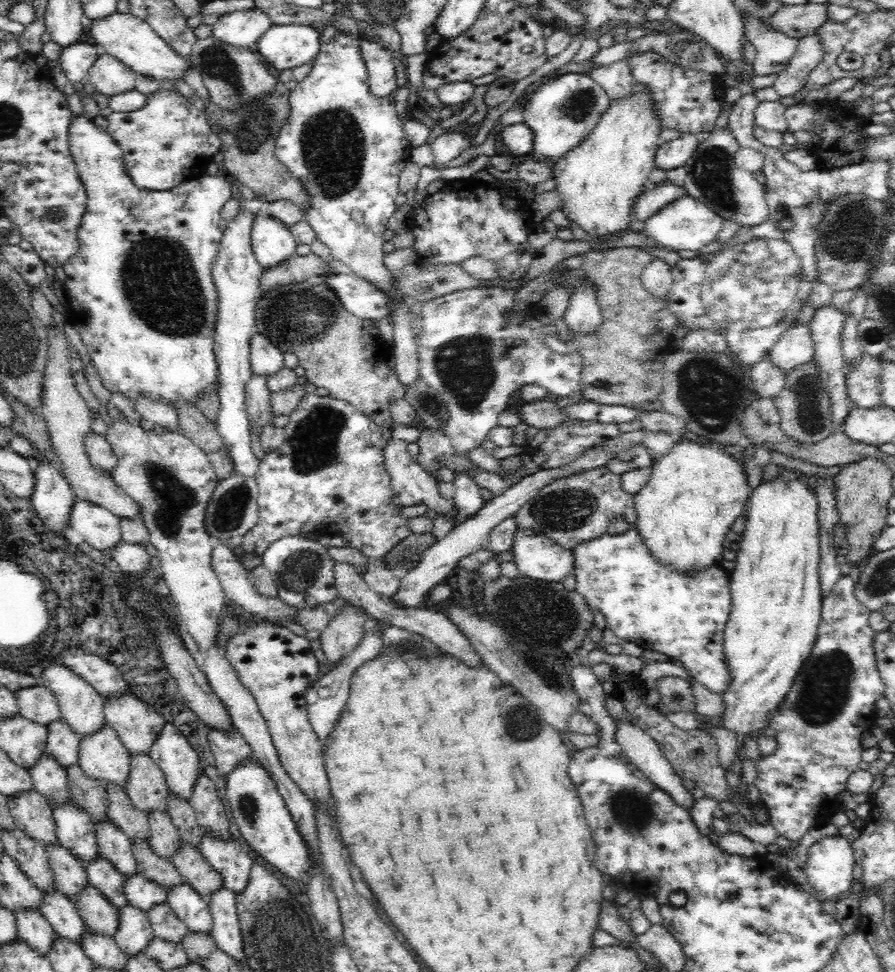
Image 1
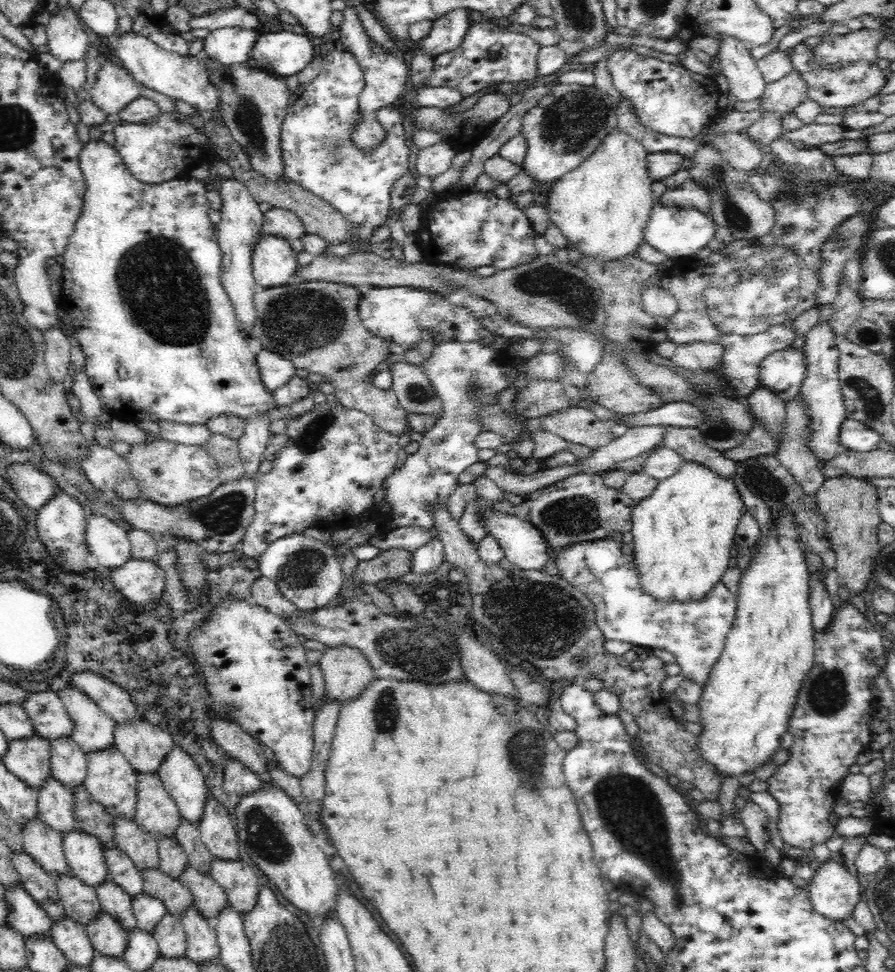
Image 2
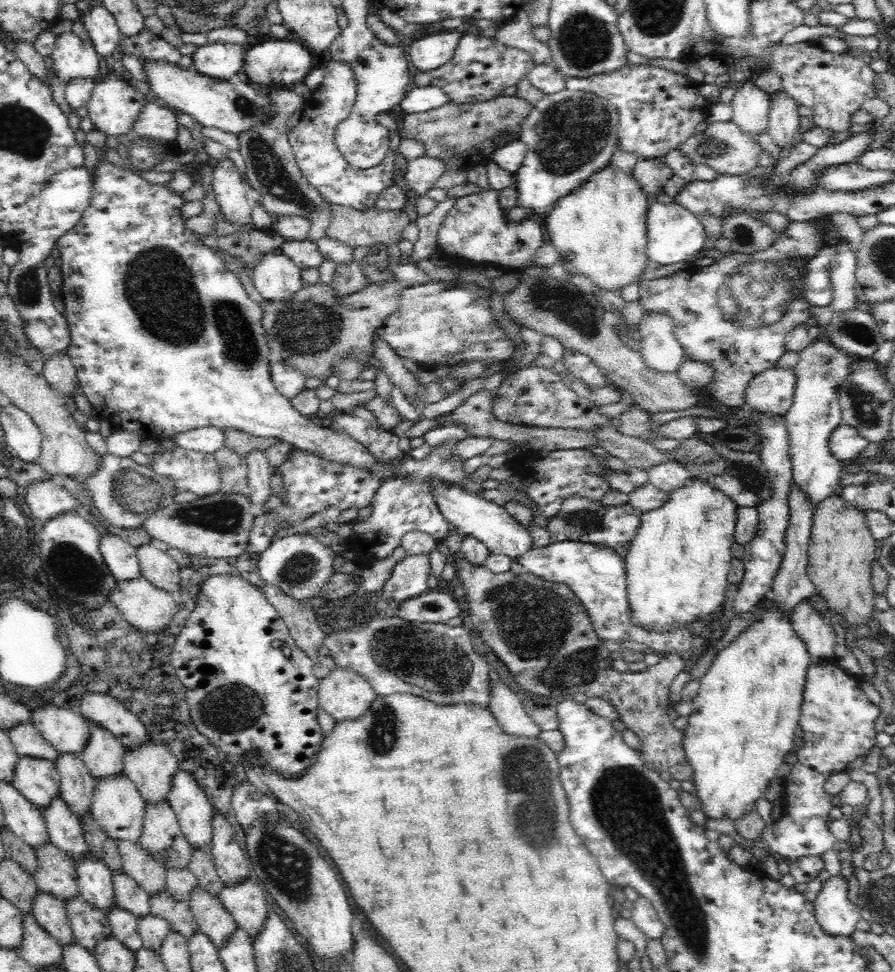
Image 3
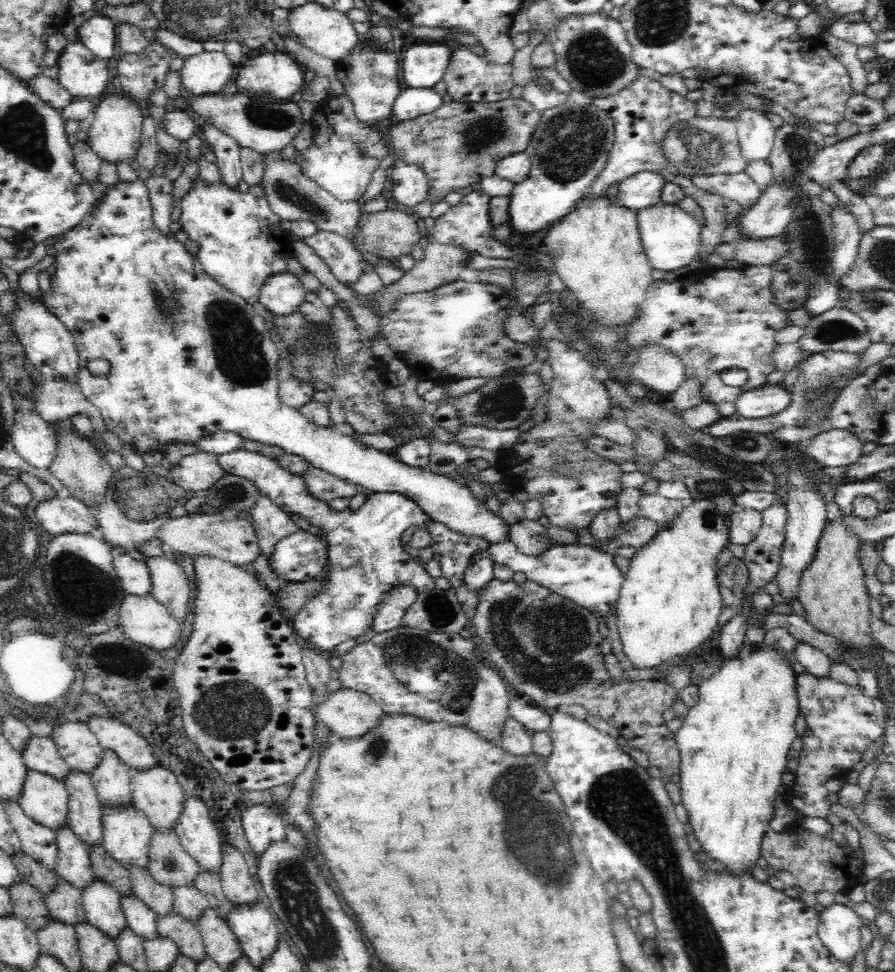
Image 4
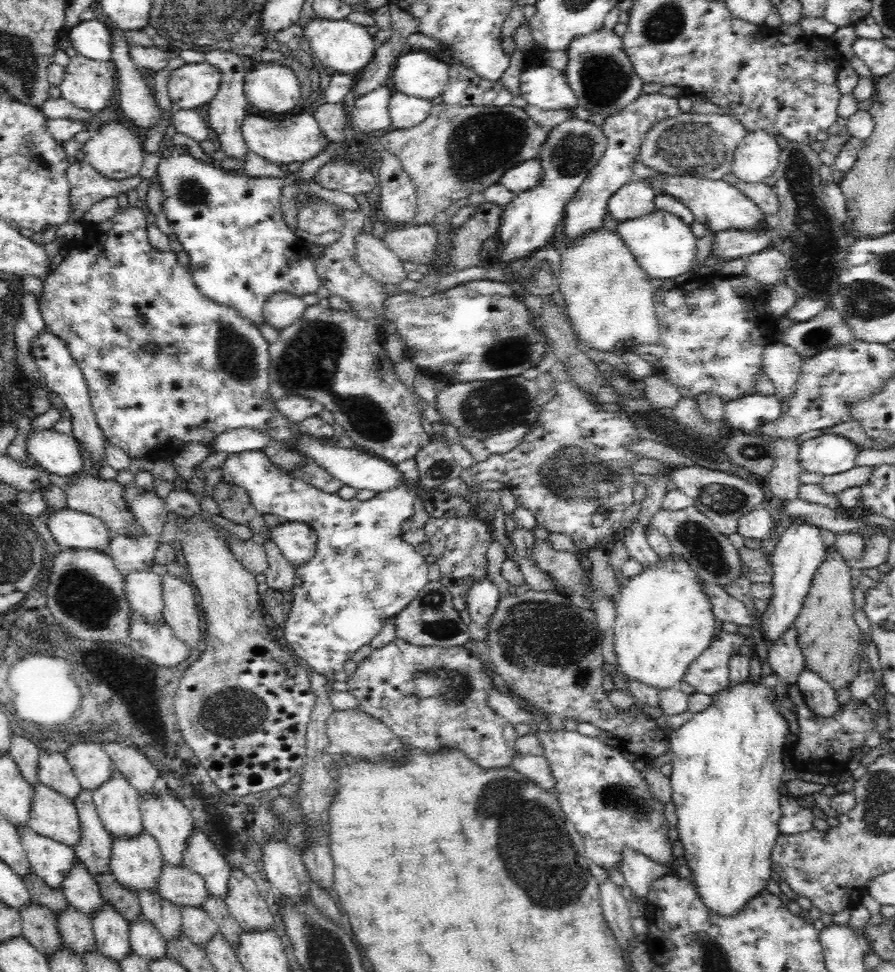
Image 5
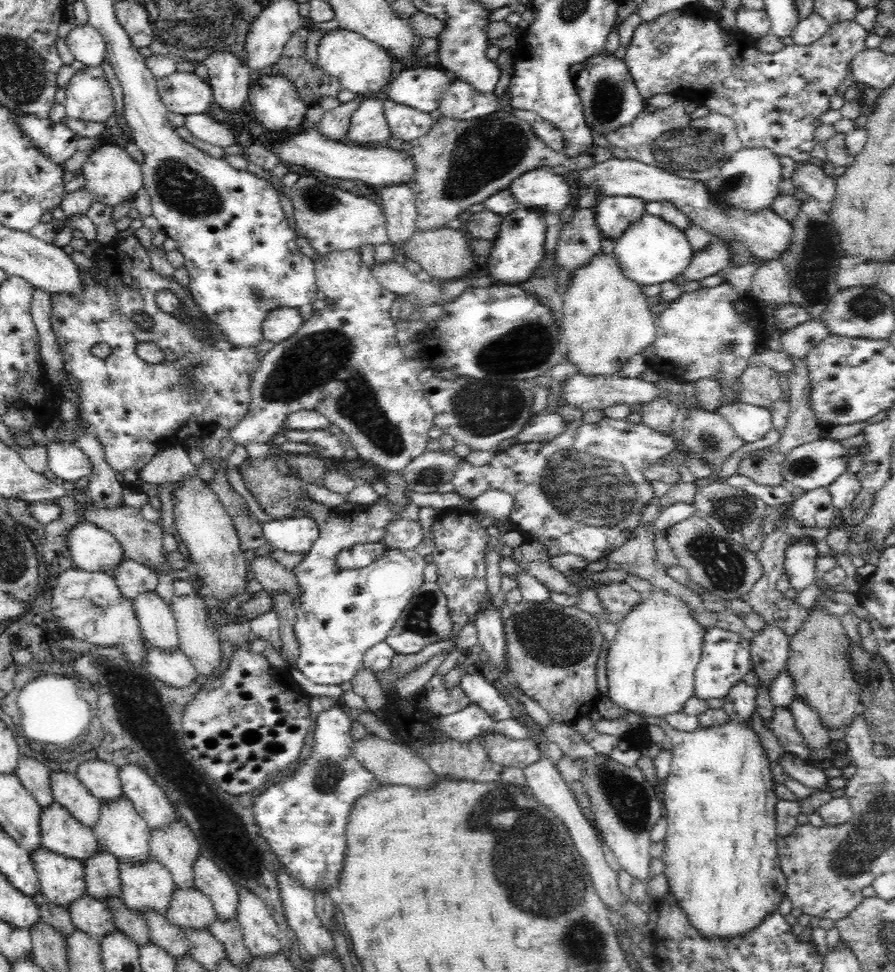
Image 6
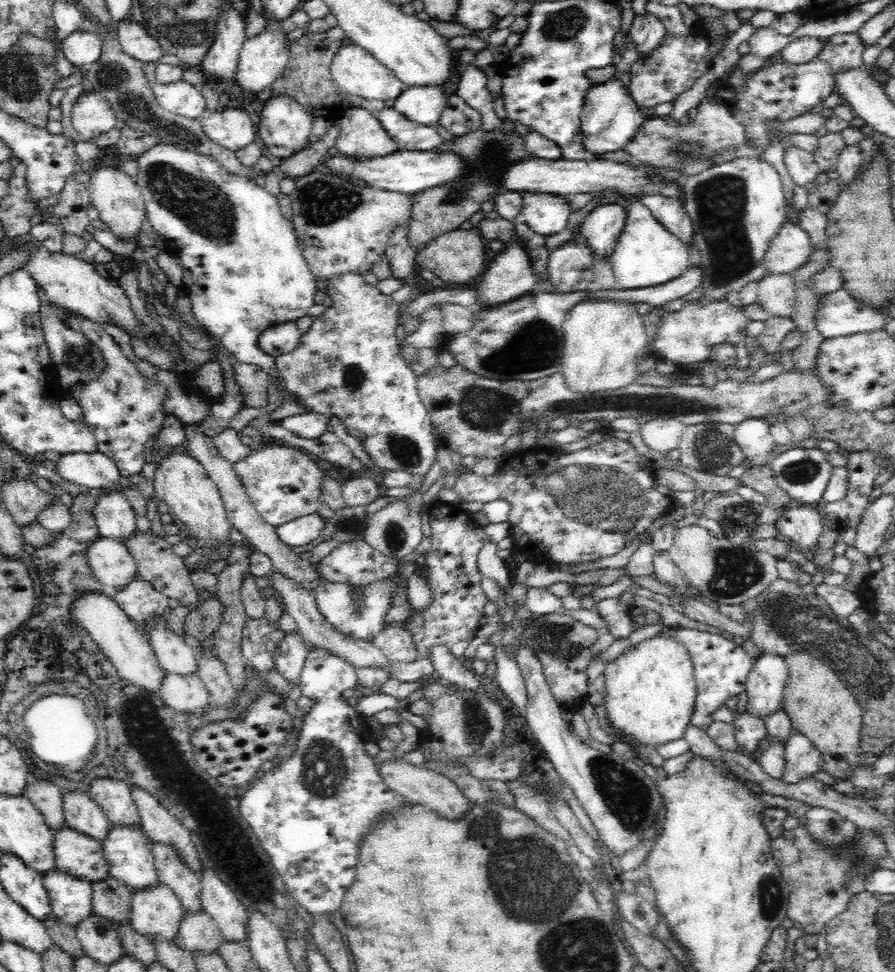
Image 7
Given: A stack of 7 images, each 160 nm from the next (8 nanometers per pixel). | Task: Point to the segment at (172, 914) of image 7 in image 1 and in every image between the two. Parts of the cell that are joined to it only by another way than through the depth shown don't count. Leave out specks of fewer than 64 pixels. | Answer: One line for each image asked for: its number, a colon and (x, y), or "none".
1: (103, 757)
2: (111, 780)
3: (119, 810)
4: (127, 833)
5: (137, 864)
6: (149, 886)

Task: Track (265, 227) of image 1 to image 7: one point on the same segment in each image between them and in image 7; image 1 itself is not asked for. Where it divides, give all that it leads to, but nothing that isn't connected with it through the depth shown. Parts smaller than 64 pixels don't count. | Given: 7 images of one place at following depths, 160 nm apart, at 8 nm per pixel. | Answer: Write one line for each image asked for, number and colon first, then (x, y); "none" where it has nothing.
2: (274, 261)
3: (277, 278)
4: (283, 294)
5: (282, 310)
6: (280, 324)
7: (278, 340)

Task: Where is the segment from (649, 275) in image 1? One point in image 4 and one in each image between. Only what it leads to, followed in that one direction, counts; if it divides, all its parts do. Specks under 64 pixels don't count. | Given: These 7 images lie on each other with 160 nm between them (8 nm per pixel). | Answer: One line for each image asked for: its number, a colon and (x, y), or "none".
2: (659, 304)
3: (661, 351)
4: (660, 372)

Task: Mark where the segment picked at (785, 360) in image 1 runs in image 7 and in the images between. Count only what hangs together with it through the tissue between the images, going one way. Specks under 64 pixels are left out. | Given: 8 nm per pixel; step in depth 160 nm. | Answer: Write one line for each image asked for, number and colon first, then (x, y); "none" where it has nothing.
2: (782, 373)
3: (771, 392)
4: (769, 399)
5: (747, 414)
6: (751, 423)
7: (753, 437)

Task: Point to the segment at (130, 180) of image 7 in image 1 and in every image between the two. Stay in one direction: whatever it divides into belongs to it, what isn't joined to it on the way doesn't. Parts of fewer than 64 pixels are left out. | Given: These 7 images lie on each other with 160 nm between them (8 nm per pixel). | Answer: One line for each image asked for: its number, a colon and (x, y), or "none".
1: (109, 76)
2: (115, 88)
3: (115, 105)
4: (114, 134)
5: (116, 152)
6: (112, 175)

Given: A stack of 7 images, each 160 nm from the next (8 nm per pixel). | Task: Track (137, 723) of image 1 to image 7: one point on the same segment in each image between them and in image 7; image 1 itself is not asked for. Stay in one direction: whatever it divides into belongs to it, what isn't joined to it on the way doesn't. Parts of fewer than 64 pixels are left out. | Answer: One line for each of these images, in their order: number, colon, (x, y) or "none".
2: (145, 745)
3: (152, 766)
4: (157, 793)
5: (165, 817)
6: (176, 848)
7: (186, 886)

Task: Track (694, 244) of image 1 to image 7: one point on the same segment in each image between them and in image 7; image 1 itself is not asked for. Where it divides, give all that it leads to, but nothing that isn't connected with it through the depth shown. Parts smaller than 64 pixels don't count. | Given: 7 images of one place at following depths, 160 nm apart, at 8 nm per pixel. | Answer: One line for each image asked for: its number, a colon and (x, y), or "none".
2: (678, 232)
3: (674, 234)
4: (670, 236)
5: (664, 246)
6: (651, 251)
7: (647, 255)

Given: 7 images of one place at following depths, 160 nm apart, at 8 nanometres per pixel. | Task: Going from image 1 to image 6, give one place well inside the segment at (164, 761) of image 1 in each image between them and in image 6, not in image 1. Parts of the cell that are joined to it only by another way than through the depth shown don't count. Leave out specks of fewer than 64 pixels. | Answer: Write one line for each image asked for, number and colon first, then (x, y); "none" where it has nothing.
2: (180, 774)
3: (194, 812)
4: (197, 833)
5: (201, 856)
6: (212, 881)

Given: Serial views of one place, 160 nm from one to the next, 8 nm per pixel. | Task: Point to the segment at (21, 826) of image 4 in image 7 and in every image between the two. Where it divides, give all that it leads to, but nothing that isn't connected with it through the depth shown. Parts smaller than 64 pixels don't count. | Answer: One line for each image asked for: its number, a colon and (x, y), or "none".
5: (52, 861)
6: (62, 880)
7: (71, 898)

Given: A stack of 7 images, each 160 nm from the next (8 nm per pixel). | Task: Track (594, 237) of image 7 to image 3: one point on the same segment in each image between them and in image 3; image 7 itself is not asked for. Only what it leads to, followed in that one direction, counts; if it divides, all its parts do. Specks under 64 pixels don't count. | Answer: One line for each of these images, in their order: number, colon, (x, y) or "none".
3: (652, 174)
4: (640, 191)
5: (636, 198)
6: (613, 215)

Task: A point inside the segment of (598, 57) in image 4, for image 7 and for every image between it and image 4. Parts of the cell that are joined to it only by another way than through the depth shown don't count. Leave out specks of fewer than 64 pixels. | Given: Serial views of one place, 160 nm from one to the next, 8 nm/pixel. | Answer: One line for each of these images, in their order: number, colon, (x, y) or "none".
5: (602, 77)
6: (610, 101)
7: (610, 119)

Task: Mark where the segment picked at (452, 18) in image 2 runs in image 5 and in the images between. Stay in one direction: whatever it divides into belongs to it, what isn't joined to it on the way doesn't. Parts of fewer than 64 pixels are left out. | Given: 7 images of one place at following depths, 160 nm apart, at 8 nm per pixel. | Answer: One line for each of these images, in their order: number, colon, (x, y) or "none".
3: (432, 51)
4: (423, 65)
5: (422, 74)

